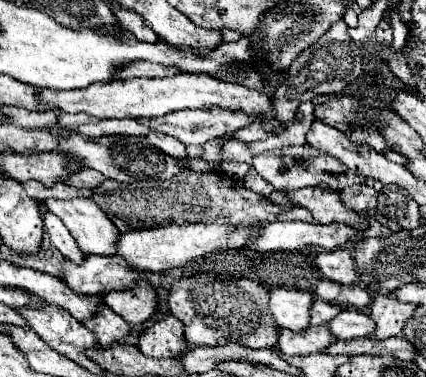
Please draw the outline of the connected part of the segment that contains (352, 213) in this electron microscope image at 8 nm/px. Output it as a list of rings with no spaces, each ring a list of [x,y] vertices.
[[[298,188],[292,192],[286,192],[286,196],[290,196],[290,200],[296,206],[310,210],[314,216],[314,222],[318,224],[342,222],[342,224],[352,226],[354,230],[368,228],[368,224],[362,222],[360,212],[344,206],[338,192],[322,192],[320,188]]]

